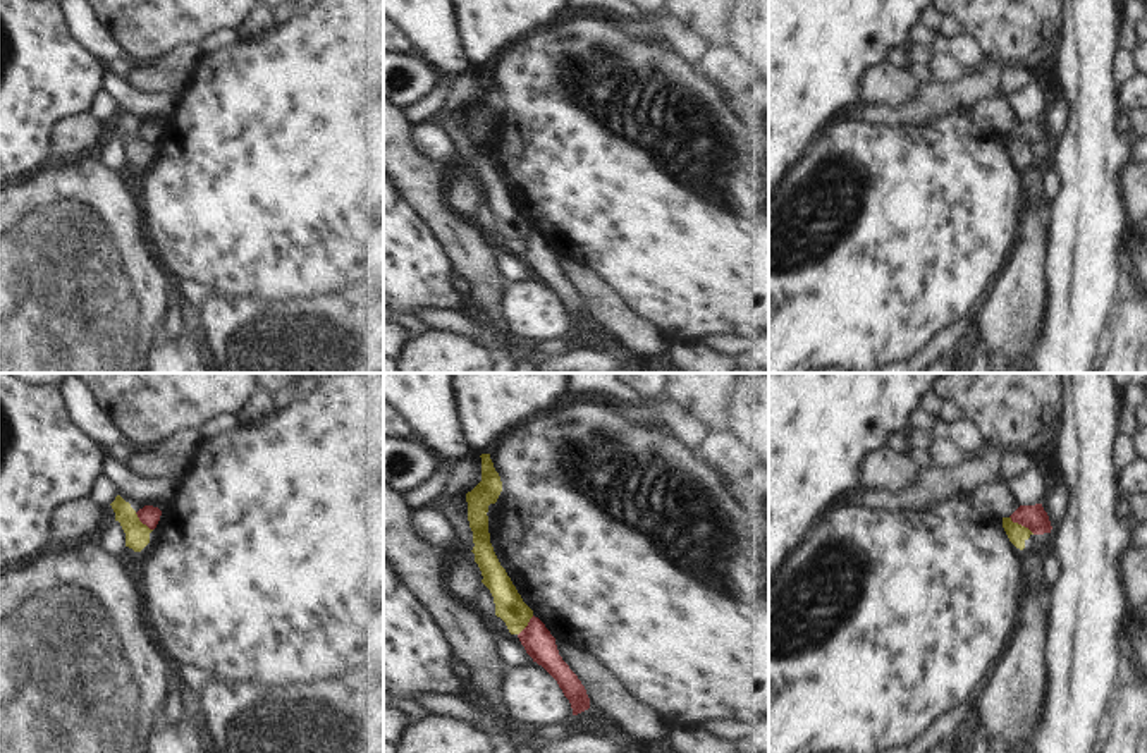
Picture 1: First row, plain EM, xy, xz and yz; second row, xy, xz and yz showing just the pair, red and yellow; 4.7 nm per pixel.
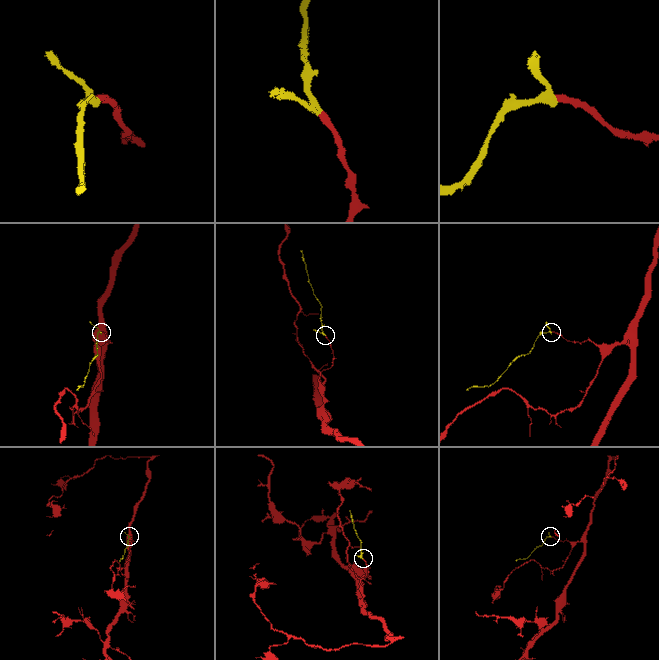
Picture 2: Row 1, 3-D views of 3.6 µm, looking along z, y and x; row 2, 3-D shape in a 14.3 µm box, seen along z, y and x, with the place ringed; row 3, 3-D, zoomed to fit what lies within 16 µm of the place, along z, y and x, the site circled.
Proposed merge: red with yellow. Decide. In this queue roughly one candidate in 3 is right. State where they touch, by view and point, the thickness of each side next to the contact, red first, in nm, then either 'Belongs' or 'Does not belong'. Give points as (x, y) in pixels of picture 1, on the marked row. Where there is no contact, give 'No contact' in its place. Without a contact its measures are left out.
Touches red at yz (1022, 525). Thickness 120 nm (red) against 90 nm. Does not belong.

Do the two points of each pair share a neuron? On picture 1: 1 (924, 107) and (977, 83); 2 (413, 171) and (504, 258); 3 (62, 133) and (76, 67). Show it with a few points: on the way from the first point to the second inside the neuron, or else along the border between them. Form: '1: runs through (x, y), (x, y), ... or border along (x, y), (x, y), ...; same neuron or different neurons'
1: runs through (938, 97), (963, 91); same neuron
2: border along (497, 251), (497, 267), (508, 282); different neurons
3: border along (86, 110), (67, 114), (52, 126), (50, 155); different neurons

